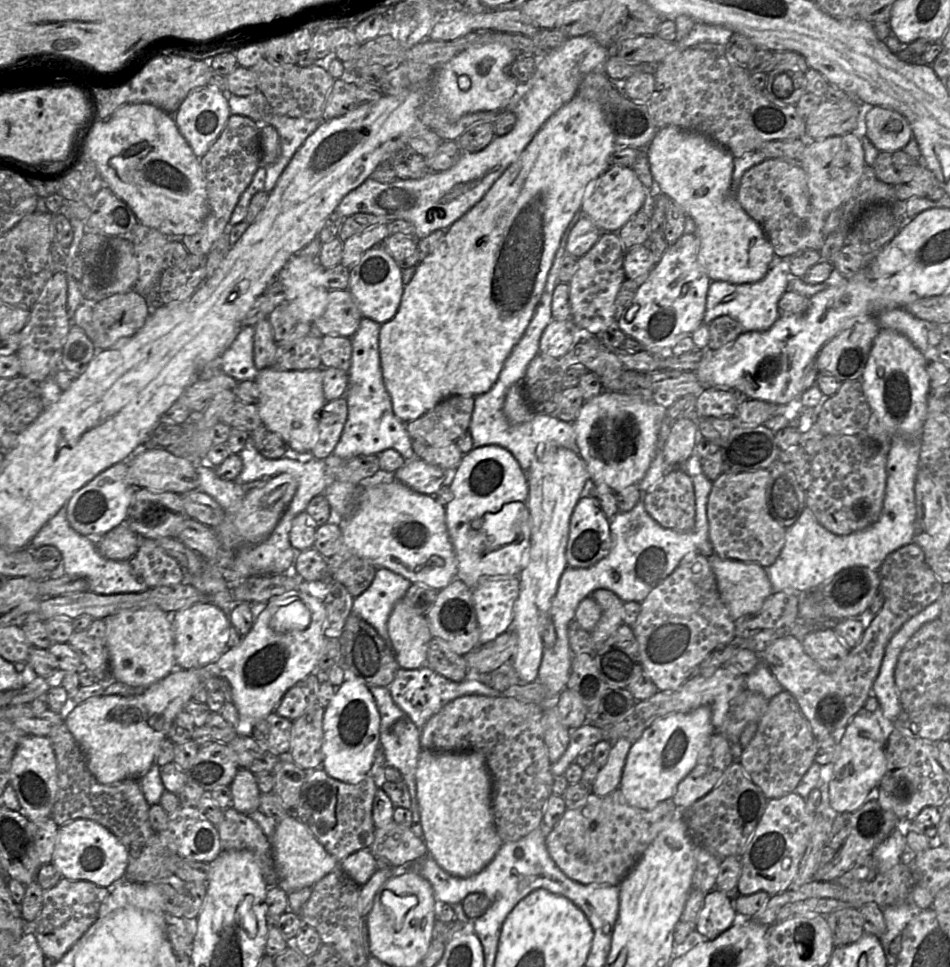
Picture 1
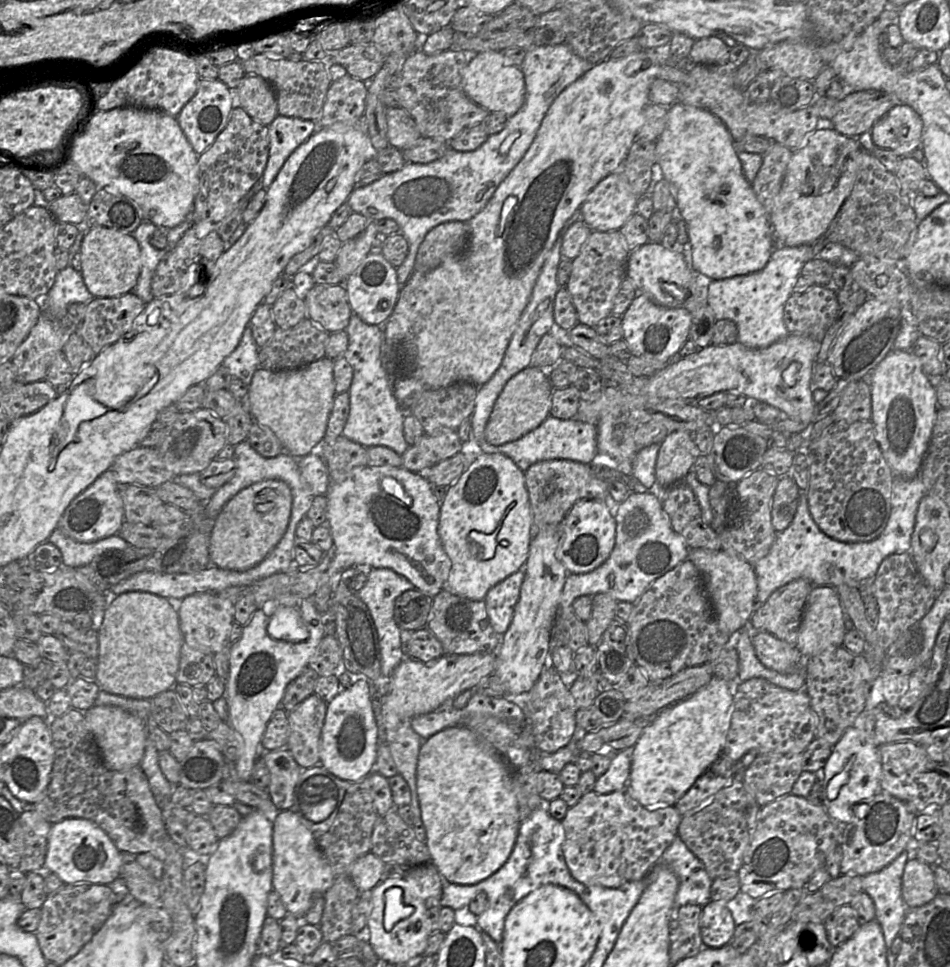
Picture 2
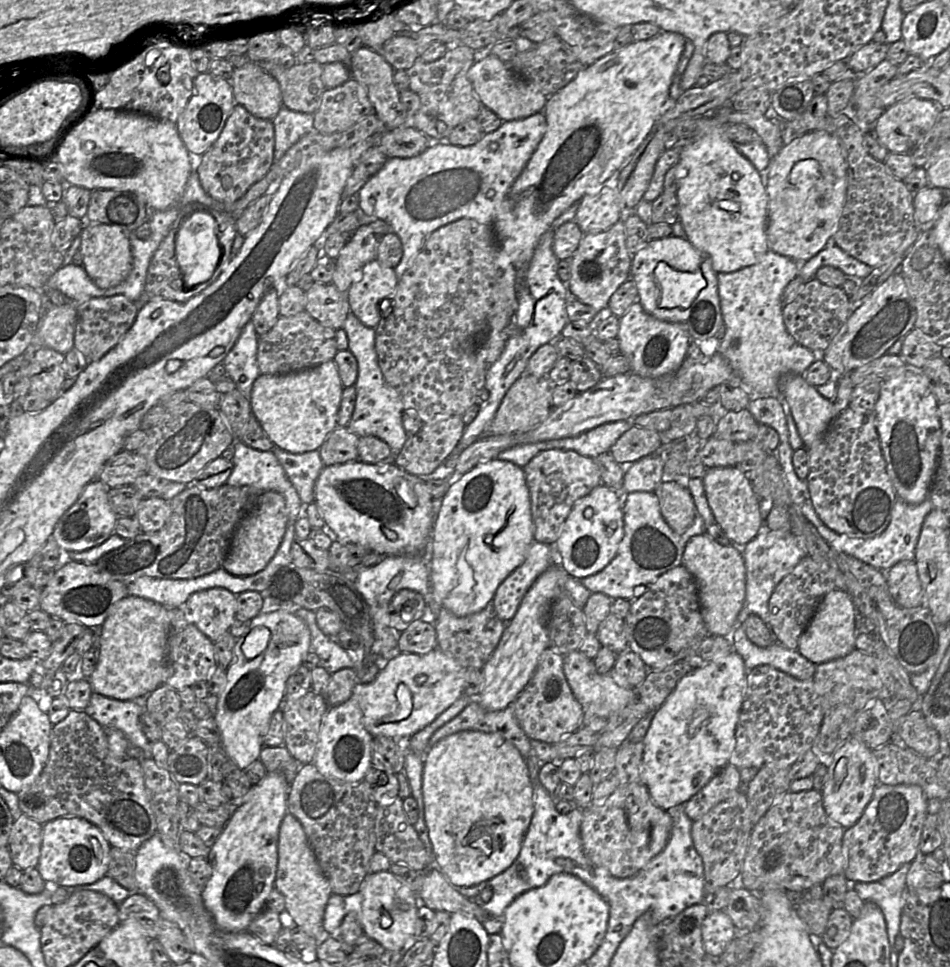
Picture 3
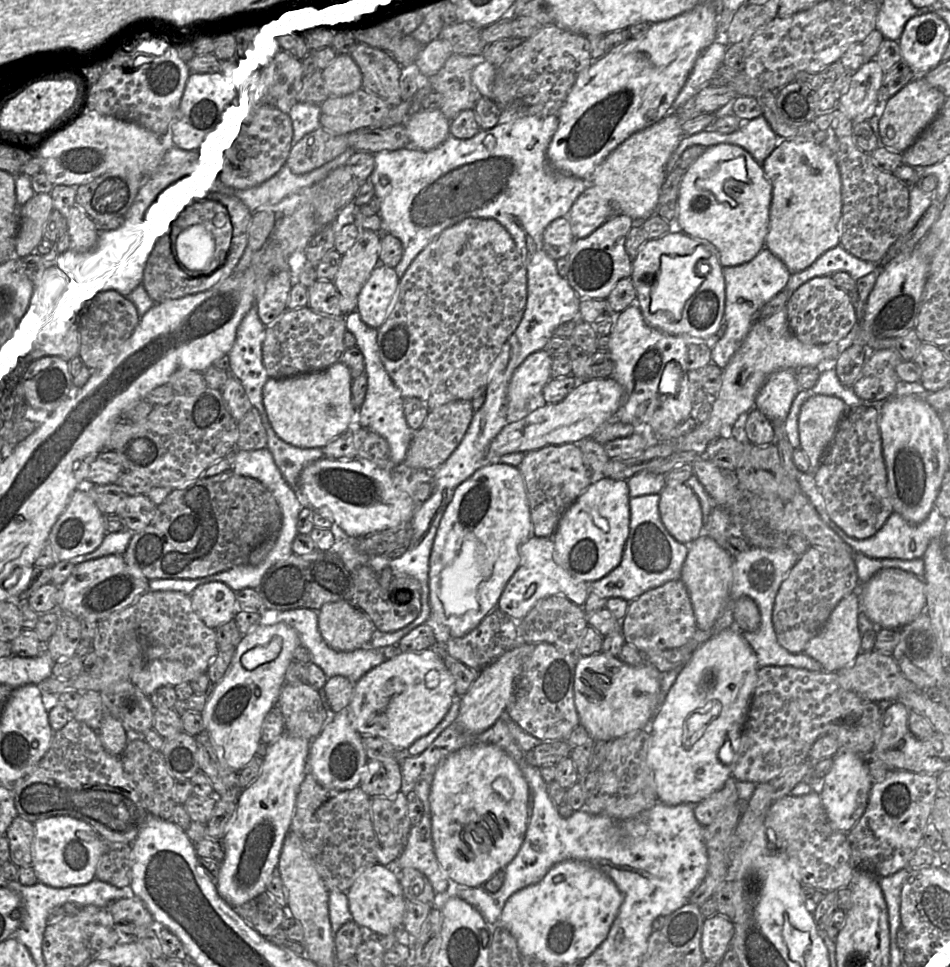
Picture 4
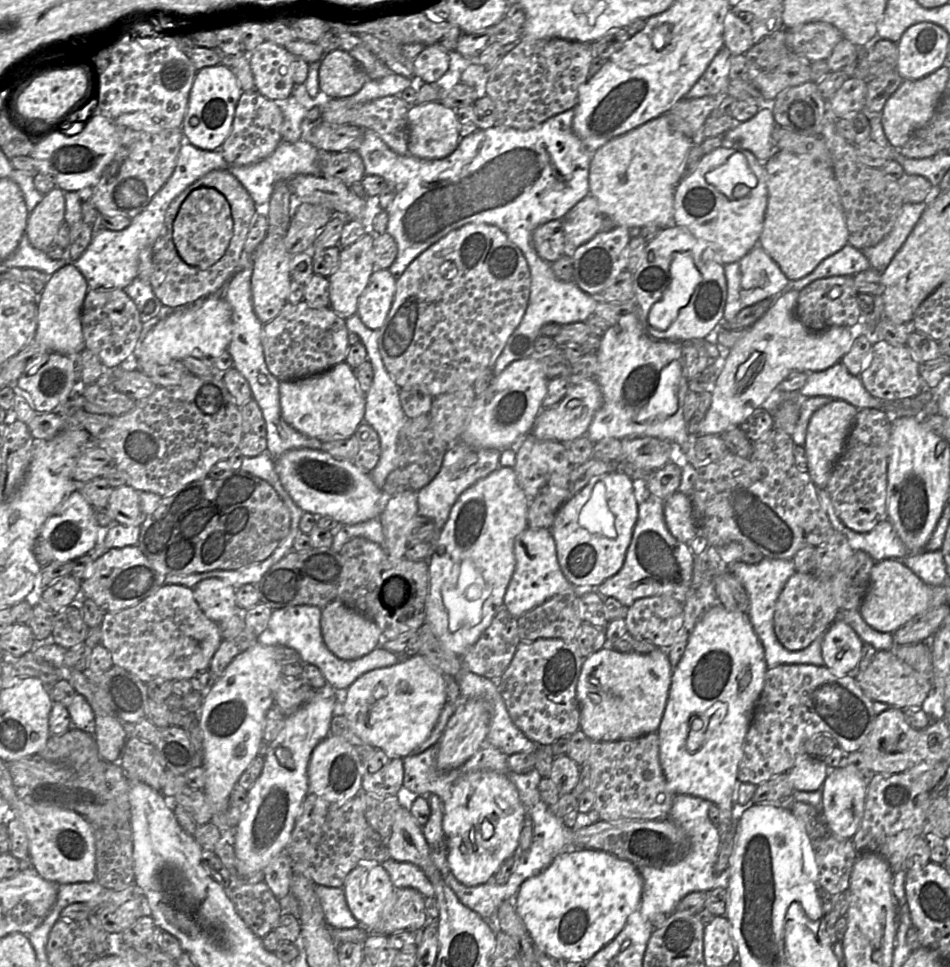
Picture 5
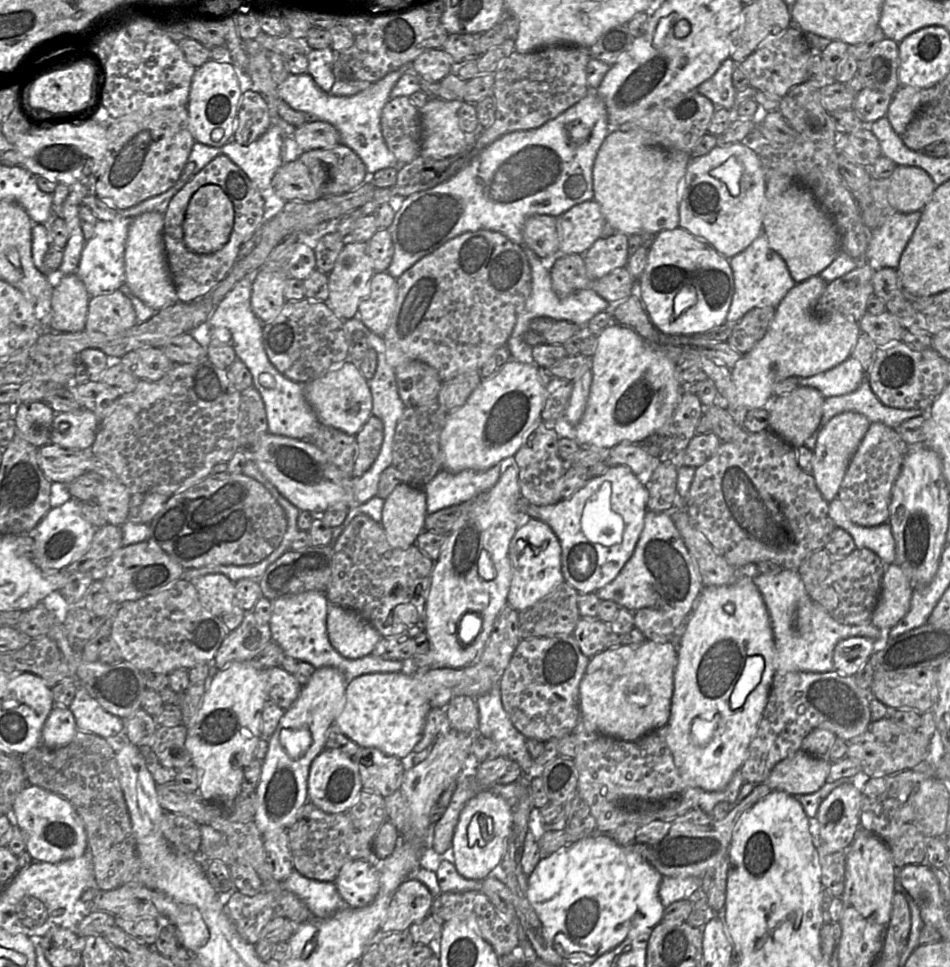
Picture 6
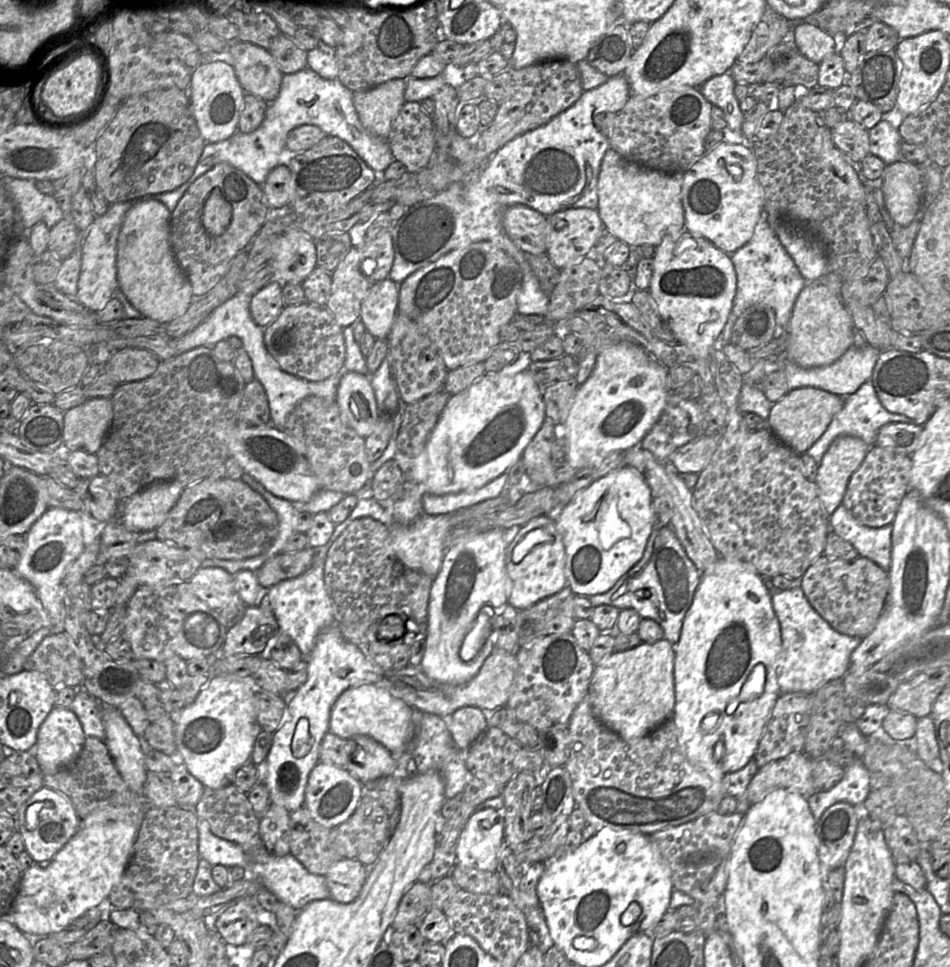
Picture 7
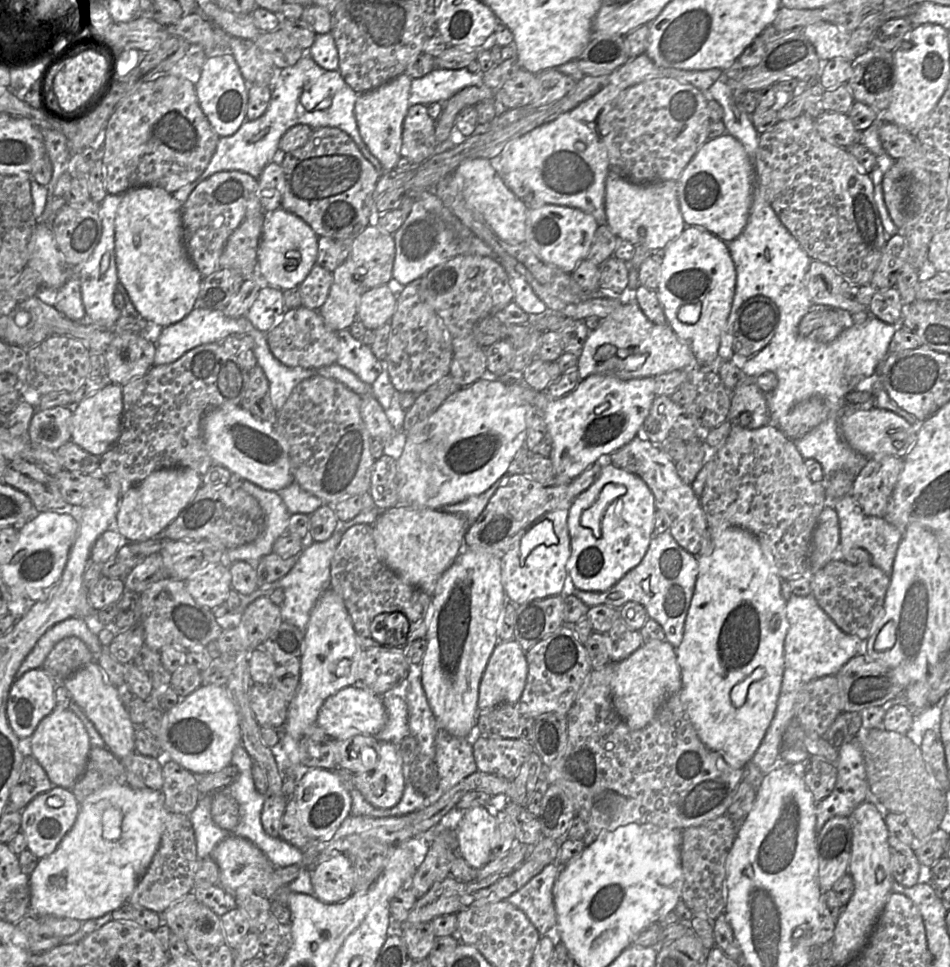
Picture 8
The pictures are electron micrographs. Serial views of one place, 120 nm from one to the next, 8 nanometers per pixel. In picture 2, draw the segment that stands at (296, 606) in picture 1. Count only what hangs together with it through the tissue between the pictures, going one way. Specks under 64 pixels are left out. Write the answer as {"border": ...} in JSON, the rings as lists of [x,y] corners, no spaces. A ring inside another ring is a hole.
{"border":[[[278,605],[275,609],[267,631],[273,639],[287,642],[301,642],[309,636],[298,608],[286,605]]]}

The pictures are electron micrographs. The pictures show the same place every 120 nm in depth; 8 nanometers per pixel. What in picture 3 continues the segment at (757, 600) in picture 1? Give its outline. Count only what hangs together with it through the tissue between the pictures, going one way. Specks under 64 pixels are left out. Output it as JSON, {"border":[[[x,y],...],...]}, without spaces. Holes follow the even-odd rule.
{"border":[[[705,534],[696,535],[686,544],[682,564],[695,580],[708,635],[730,636],[746,595],[746,568],[742,548],[735,545],[721,546]]]}

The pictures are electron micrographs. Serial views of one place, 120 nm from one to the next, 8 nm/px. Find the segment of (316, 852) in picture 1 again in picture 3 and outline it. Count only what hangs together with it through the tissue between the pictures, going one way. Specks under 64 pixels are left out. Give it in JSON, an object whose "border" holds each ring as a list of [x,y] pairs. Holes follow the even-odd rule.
{"border":[[[289,812],[279,827],[277,854],[274,887],[283,895],[285,909],[293,925],[303,929],[317,942],[324,936],[329,937],[323,929],[322,922],[325,906],[332,894],[331,887],[318,864],[301,823]]]}

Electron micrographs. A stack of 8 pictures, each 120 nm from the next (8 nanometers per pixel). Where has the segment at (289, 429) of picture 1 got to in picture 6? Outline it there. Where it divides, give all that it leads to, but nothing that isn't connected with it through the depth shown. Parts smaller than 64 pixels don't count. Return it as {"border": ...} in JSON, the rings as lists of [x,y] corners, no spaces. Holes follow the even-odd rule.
{"border":[[[347,359],[322,376],[305,383],[305,397],[322,425],[340,429],[347,434],[359,432],[372,415],[372,394],[358,364]]]}

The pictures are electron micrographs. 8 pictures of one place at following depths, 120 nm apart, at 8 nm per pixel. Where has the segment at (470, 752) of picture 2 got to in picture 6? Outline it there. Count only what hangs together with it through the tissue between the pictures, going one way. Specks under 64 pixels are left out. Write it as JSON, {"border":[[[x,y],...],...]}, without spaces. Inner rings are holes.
{"border":[[[486,789],[471,798],[460,813],[455,827],[452,850],[454,865],[458,873],[467,879],[484,879],[489,875],[498,877],[498,866],[505,852],[508,838],[512,830],[512,808],[502,797]]]}

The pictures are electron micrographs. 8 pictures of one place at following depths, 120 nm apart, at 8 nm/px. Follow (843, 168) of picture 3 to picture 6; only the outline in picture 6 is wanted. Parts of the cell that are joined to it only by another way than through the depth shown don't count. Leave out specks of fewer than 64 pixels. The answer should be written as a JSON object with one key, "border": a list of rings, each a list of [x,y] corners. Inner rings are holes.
{"border":[[[785,176],[767,179],[762,233],[784,259],[796,283],[819,275],[841,252],[840,235],[831,216],[816,203],[807,188]]]}

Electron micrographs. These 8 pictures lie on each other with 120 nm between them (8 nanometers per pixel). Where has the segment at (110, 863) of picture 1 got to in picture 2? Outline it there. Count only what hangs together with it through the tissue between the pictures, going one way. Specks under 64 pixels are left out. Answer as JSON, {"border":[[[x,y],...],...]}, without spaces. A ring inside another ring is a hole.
{"border":[[[70,817],[51,825],[44,870],[55,873],[64,884],[88,882],[108,885],[120,877],[121,863],[122,852],[107,833],[91,820]]]}

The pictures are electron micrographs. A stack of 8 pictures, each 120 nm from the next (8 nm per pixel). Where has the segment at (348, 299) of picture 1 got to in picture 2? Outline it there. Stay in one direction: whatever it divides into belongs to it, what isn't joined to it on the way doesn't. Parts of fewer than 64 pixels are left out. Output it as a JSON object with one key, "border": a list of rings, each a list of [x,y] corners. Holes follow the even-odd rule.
{"border":[[[315,284],[304,301],[307,317],[327,333],[343,331],[348,326],[353,312],[344,284]]]}

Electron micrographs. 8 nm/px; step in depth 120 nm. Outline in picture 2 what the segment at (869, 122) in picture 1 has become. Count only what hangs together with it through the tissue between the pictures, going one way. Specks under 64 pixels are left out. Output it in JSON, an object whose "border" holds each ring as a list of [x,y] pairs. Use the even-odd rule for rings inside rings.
{"border":[[[905,104],[891,108],[870,130],[876,147],[891,150],[900,157],[921,147],[922,131],[920,116]]]}

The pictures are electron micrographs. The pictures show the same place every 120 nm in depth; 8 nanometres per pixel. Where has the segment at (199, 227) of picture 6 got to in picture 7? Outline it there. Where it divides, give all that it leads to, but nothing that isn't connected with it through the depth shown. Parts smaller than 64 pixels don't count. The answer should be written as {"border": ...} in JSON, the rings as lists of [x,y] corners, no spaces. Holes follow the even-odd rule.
{"border":[[[218,188],[213,189],[203,209],[202,223],[205,230],[211,235],[220,235],[229,226],[231,218],[231,204]]]}

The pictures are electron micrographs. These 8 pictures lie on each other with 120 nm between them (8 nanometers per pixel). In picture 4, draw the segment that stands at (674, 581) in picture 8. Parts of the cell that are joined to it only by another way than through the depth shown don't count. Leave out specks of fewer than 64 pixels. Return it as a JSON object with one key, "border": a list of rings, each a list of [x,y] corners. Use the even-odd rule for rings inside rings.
{"border":[[[640,471],[627,479],[629,488],[630,525],[629,535],[625,543],[622,559],[617,567],[603,578],[589,584],[589,589],[604,598],[622,598],[627,602],[639,597],[648,590],[680,579],[683,564],[688,554],[688,545],[675,540],[664,527],[659,513],[660,492],[666,485],[665,475],[649,471]]]}

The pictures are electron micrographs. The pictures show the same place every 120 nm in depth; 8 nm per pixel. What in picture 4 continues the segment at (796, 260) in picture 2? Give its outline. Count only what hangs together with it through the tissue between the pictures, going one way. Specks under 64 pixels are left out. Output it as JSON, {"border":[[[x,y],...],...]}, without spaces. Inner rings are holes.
{"border":[[[764,247],[752,260],[738,266],[723,267],[725,281],[725,334],[711,349],[711,360],[722,370],[741,346],[755,321],[761,307],[782,291],[791,273],[785,264]],[[782,369],[770,375],[756,397],[755,407],[772,425],[785,424],[792,402],[801,390],[795,377],[796,370]]]}

